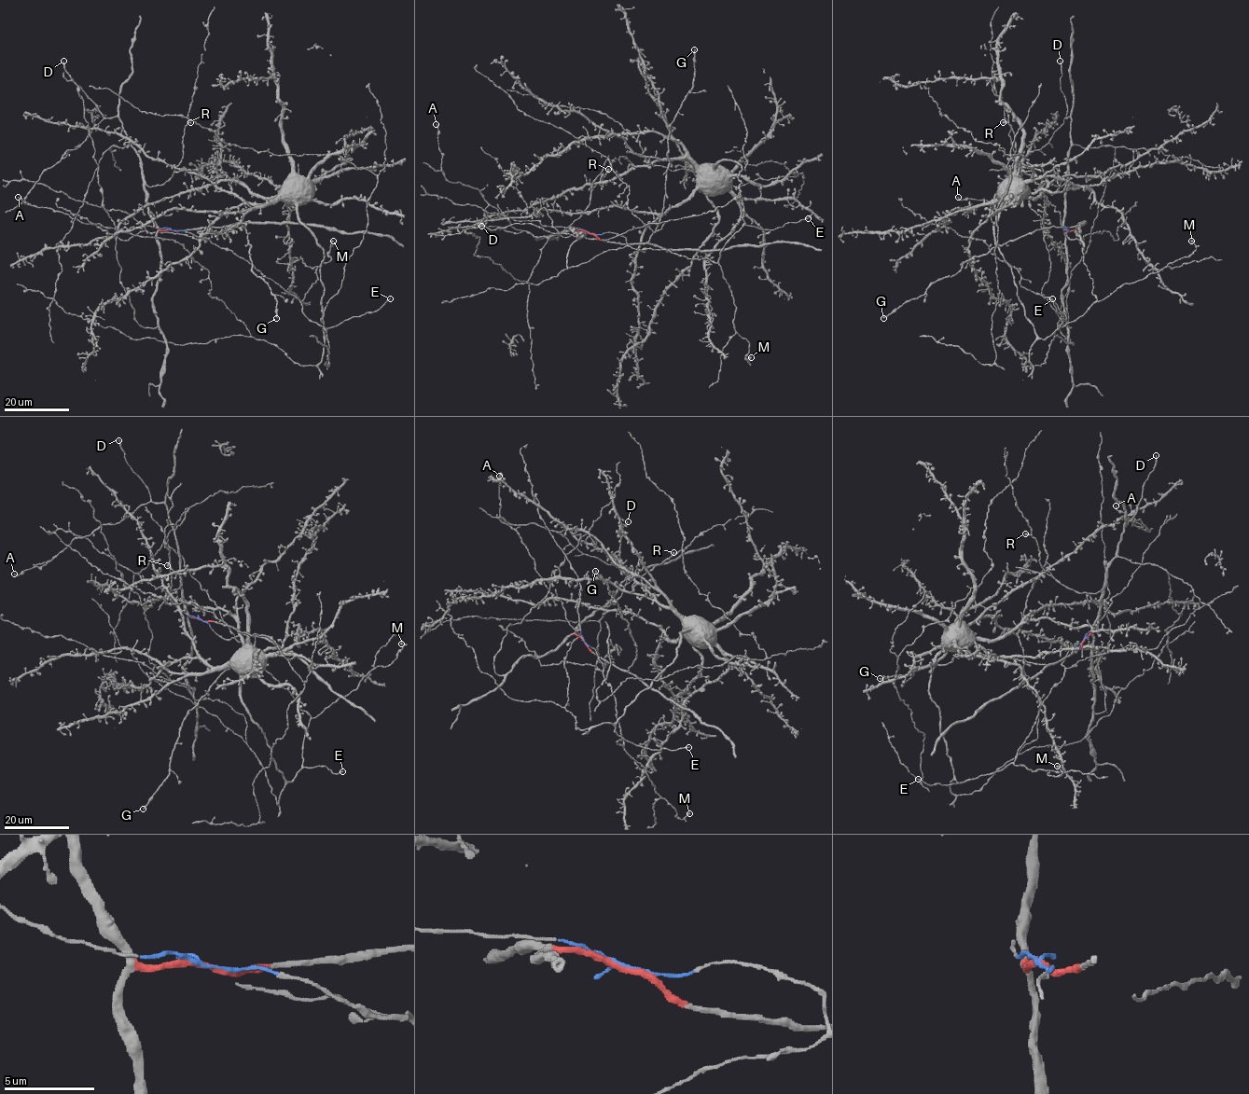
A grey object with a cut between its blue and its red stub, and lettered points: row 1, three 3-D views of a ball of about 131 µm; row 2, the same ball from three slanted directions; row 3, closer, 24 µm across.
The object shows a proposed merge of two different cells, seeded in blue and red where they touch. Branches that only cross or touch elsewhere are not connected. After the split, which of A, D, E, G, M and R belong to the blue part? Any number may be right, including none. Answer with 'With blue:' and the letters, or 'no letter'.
With blue: E, M

